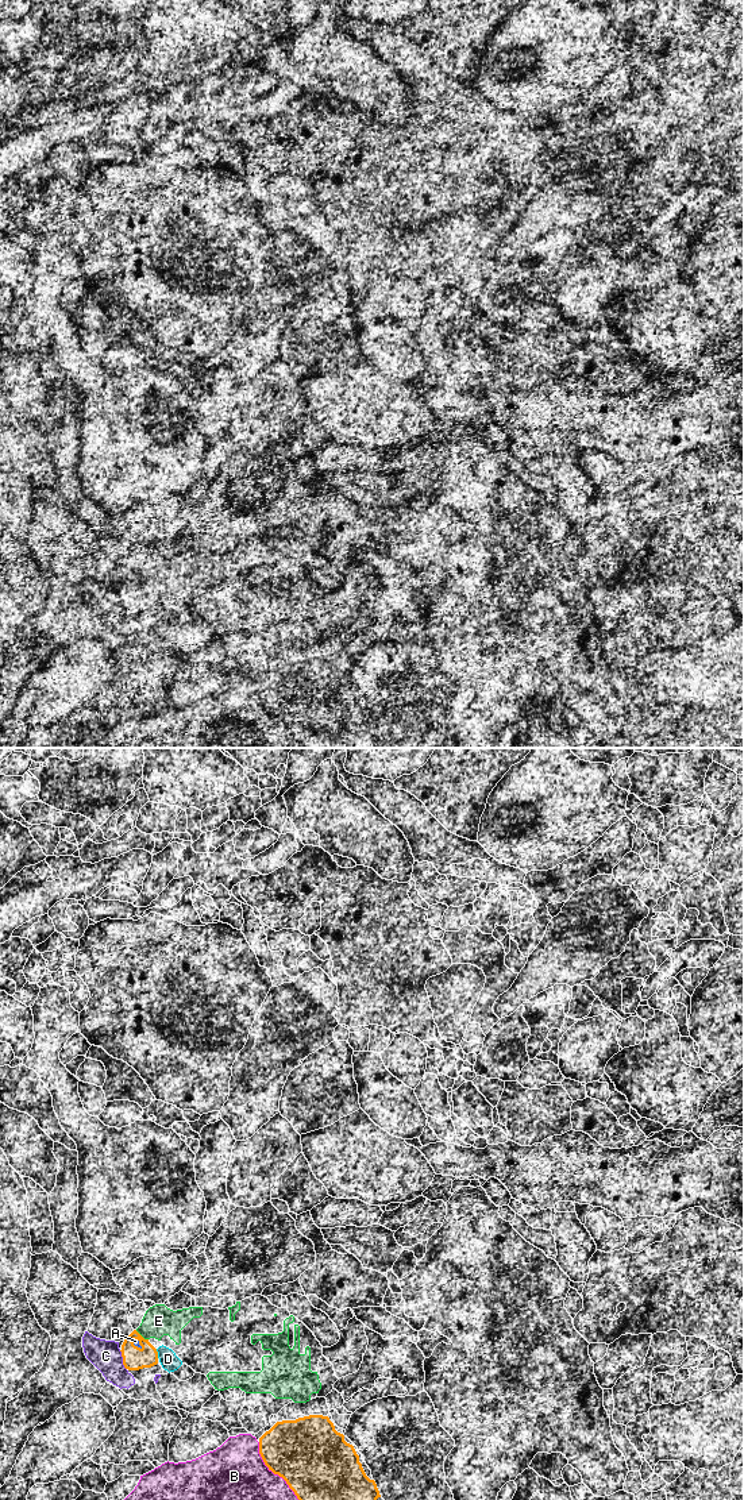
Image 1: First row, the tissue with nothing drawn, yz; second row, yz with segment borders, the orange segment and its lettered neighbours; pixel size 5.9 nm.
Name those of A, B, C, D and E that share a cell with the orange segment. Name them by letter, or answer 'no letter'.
A

